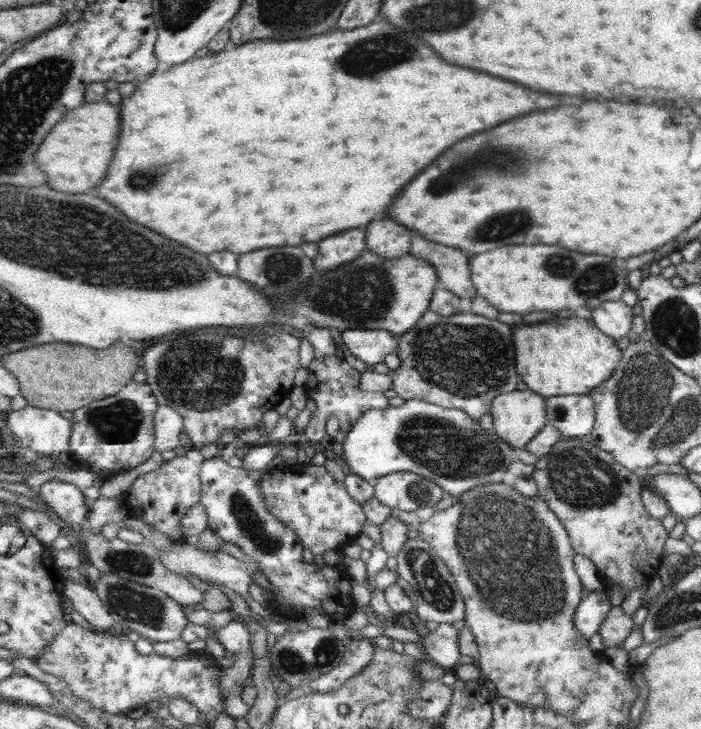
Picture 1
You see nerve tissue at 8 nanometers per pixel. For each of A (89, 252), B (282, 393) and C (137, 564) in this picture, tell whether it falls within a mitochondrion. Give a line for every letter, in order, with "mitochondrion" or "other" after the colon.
A: mitochondrion
B: other
C: mitochondrion

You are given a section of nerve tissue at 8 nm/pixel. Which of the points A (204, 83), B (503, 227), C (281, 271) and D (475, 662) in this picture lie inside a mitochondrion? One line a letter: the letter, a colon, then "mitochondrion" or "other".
A: other
B: mitochondrion
C: mitochondrion
D: other

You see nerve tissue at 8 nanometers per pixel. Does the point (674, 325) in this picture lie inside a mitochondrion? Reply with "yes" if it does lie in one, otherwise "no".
yes

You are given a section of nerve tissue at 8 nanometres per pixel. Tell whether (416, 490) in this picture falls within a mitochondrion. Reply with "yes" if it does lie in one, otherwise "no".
yes

